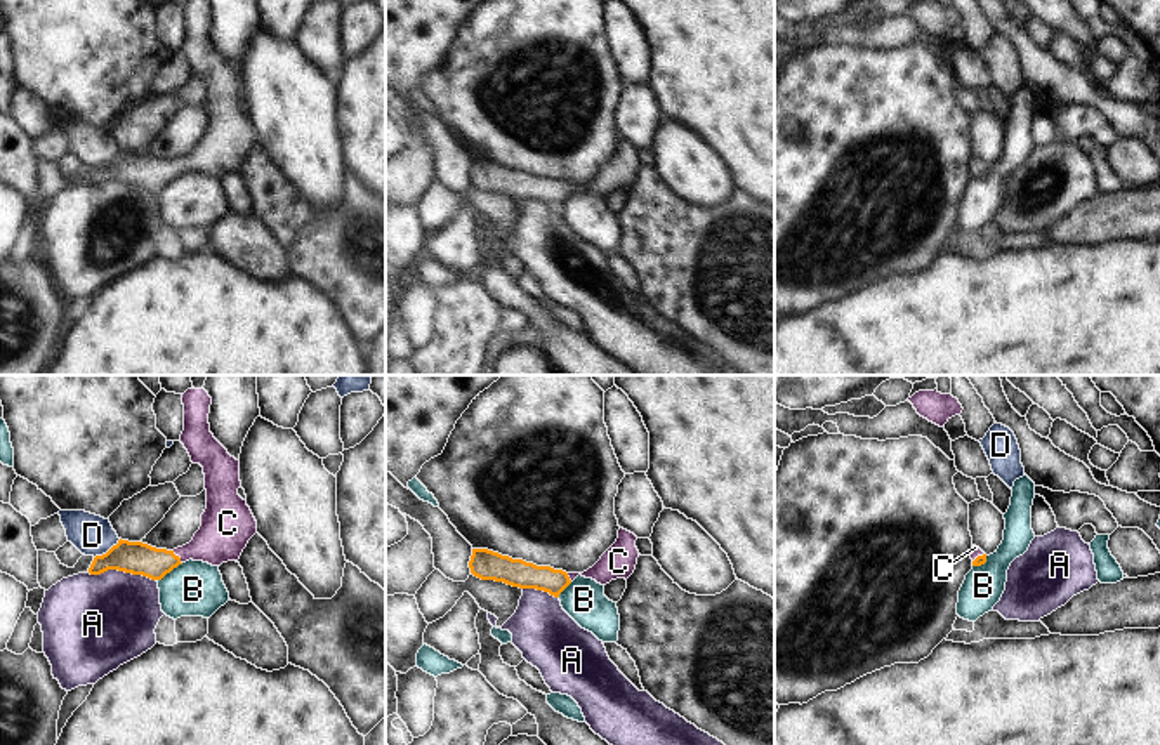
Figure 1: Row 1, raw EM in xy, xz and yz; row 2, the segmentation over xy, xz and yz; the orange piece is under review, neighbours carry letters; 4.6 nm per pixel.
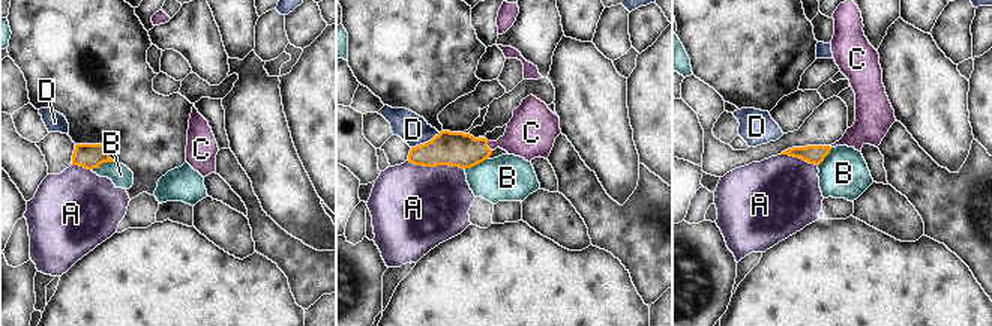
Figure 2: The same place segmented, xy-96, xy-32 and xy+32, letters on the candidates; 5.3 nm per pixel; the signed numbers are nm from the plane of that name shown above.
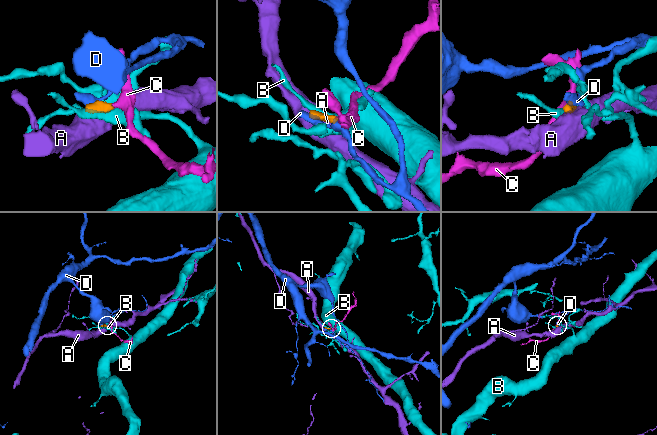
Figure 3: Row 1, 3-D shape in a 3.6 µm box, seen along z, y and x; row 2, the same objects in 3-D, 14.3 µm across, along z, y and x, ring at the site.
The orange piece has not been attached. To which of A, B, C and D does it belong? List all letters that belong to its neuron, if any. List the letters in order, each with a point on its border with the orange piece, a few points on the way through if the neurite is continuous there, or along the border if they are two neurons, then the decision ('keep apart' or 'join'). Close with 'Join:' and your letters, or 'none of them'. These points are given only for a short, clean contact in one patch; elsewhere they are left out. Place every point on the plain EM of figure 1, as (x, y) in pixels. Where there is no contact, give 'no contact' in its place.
A: contact xy (122, 181); border xy (89, 183), (124, 181), (155, 191); keep apart
B: contact xy (169, 183); border xy (183, 174), (157, 191); keep apart
C: contact xy (179, 169); way xy (136, 169), (179, 169), (212, 155), (224, 143); join
D: contact xy (108, 162); border xy (120, 150), (94, 169); keep apart
Join: C

